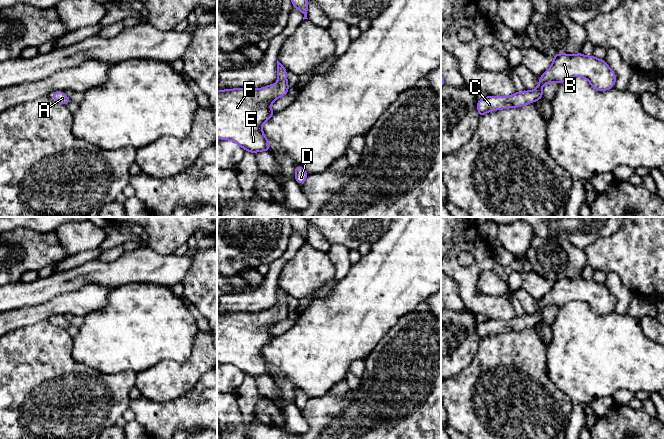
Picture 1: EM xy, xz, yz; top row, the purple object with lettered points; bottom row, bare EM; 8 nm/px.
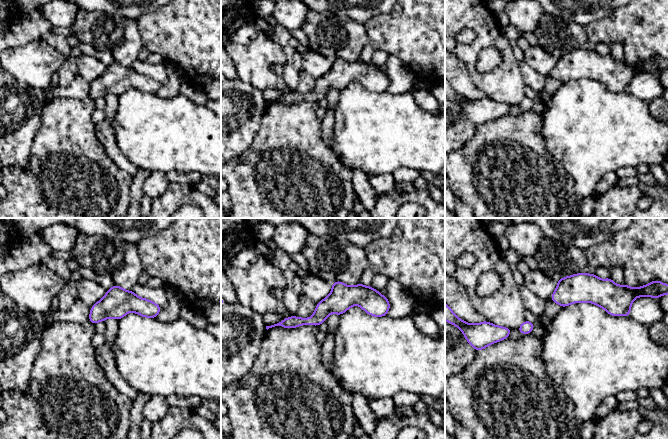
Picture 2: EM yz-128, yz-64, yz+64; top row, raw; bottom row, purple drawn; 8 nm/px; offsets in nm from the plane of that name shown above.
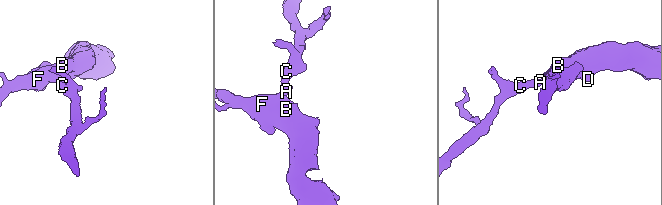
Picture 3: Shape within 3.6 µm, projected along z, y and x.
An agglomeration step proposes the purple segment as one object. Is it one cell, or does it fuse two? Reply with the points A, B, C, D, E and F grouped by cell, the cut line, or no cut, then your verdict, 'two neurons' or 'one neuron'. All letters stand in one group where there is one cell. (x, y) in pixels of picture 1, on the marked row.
A B C D E F | no cut | one neuron

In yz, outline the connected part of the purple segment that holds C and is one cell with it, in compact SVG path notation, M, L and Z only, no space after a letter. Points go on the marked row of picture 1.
M581 52L576 55L567 53L553 54L553 63L543 75L539 77L536 89L532 91L516 92L511 96L487 96L477 102L479 117L484 114L512 107L522 107L536 102L543 97L542 86L546 83L563 83L572 77L583 77L598 91L612 89L616 82L616 73L607 65L606 61L592 56L584 56Z

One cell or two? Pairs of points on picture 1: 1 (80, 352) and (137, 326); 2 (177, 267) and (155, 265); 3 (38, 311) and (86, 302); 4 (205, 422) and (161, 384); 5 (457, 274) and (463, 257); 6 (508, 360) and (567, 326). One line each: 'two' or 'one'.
1: one
2: one
3: one
4: two
5: two
6: two

